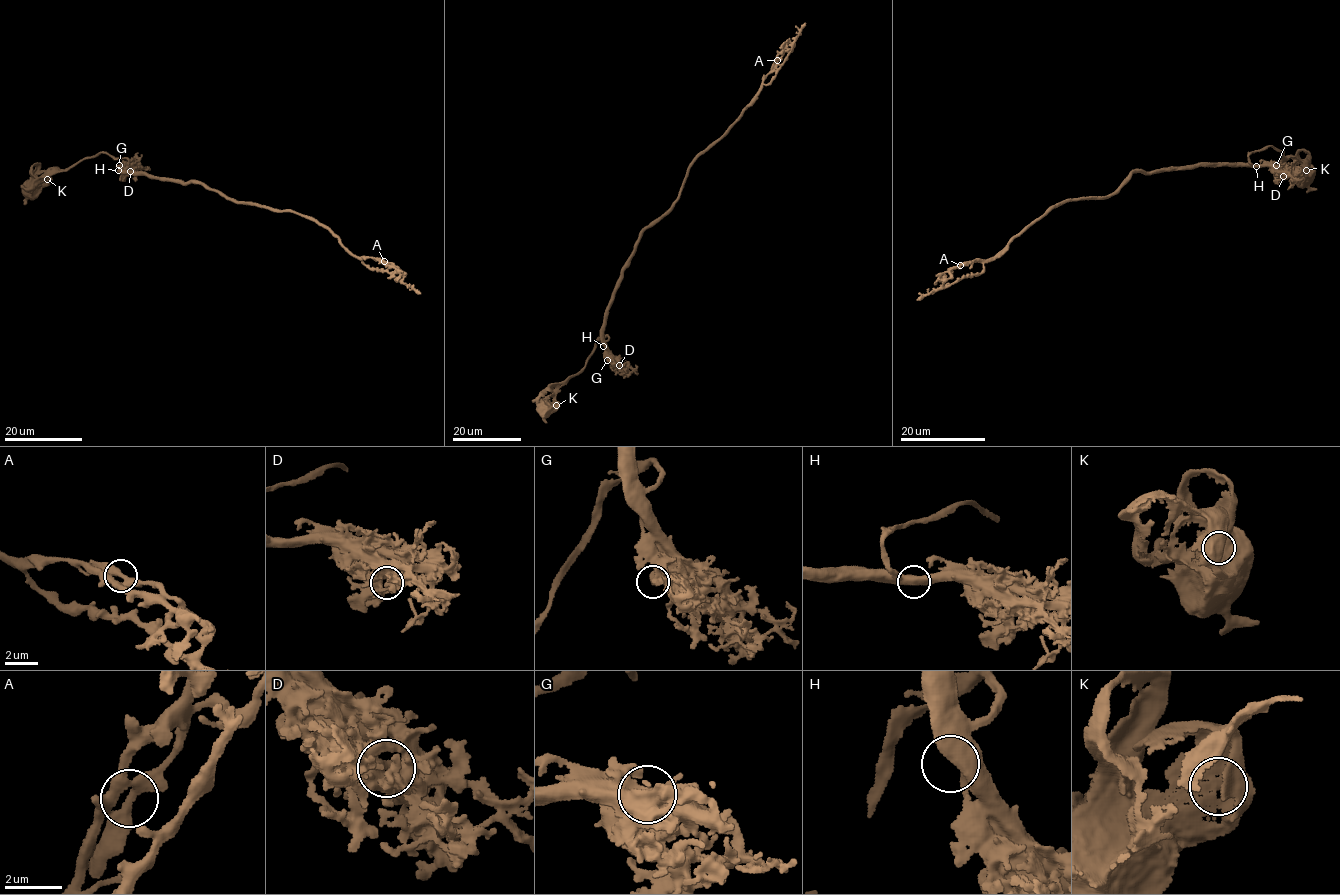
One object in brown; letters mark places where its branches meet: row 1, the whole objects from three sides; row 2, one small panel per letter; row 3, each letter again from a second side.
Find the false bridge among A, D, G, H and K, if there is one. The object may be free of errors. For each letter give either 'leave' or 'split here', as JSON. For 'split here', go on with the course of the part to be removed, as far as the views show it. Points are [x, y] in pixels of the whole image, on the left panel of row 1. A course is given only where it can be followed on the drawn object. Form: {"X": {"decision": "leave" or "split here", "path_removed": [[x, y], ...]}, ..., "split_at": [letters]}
{"A": {"decision": "leave"}, "D": {"decision": "leave"}, "G": {"decision": "leave"}, "H": {"decision": "leave"}, "K": {"decision": "leave"}, "split_at": []}

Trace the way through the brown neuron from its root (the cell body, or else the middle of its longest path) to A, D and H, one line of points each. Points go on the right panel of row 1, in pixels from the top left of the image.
A: (1302, 175), (1305, 162), (1270, 145), (1251, 165), (1137, 171), (960, 265)
D: (1302, 175), (1307, 164), (1292, 156), (1287, 159), (1277, 148), (1249, 154), (1251, 165), (1269, 166), (1283, 176)
H: (1302, 175), (1305, 162), (1292, 156), (1287, 159), (1270, 145), (1249, 154), (1248, 161), (1256, 166)

